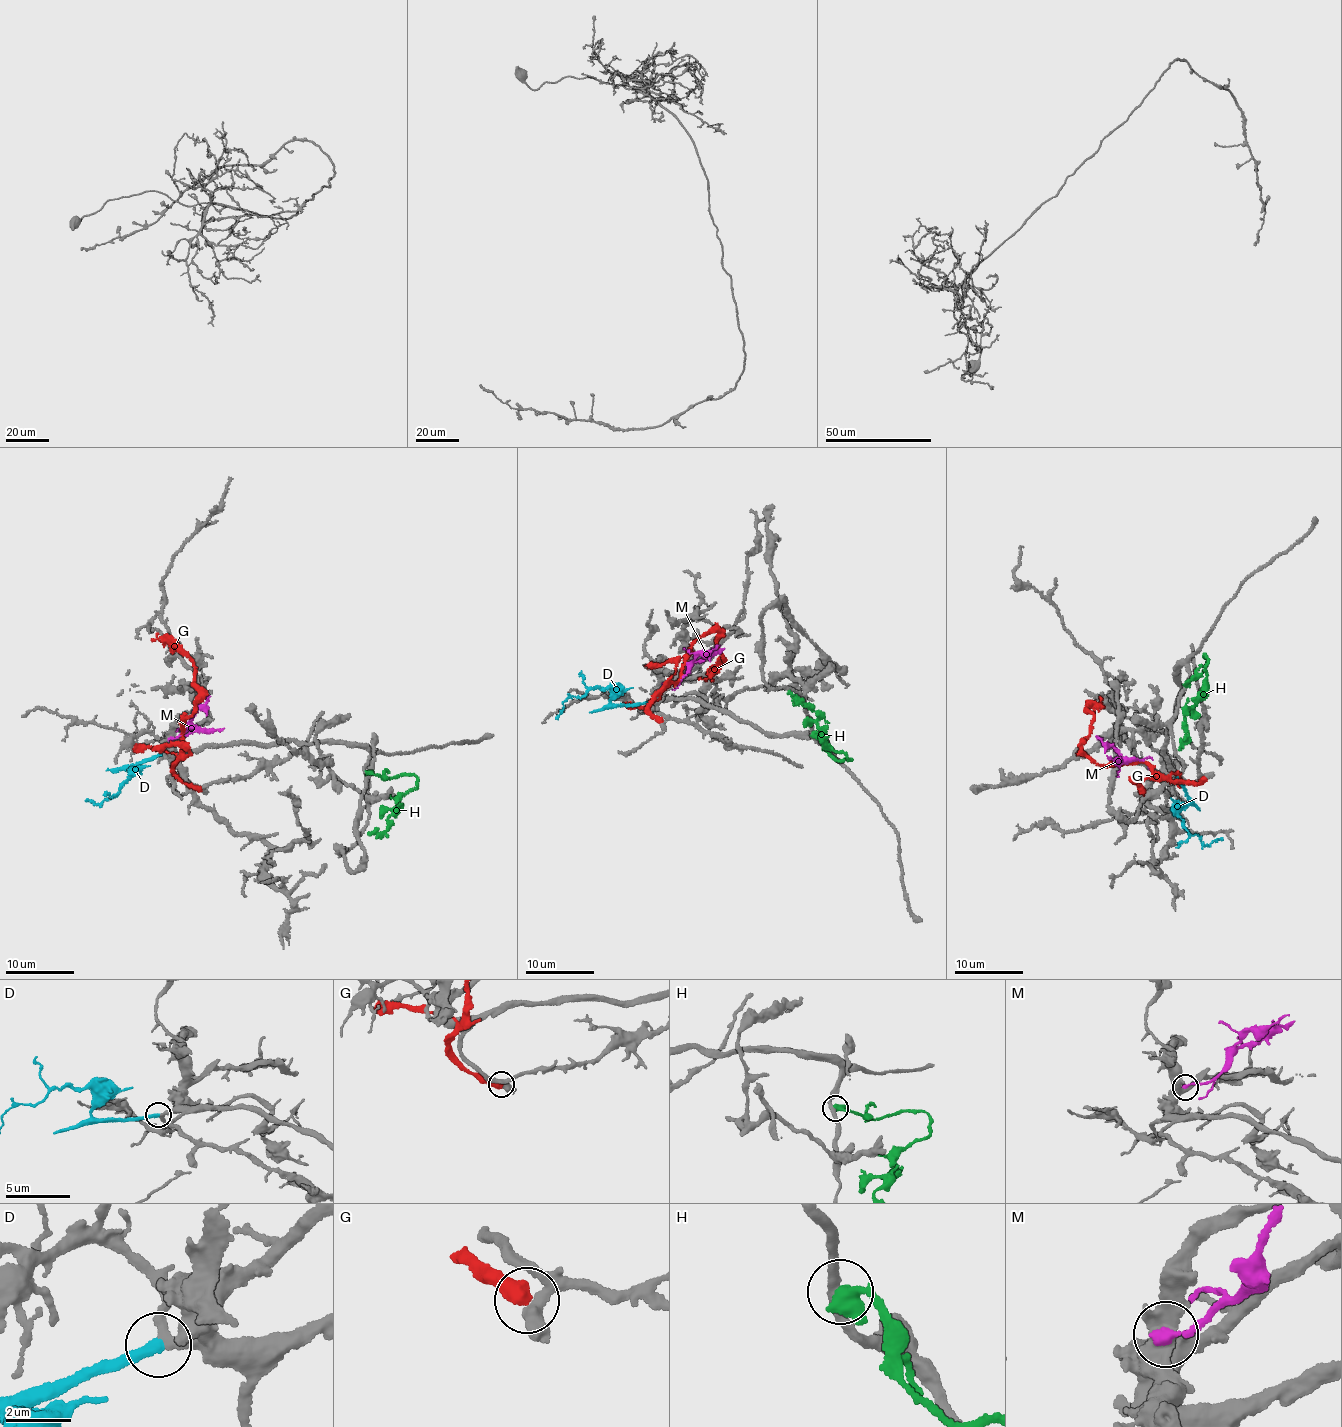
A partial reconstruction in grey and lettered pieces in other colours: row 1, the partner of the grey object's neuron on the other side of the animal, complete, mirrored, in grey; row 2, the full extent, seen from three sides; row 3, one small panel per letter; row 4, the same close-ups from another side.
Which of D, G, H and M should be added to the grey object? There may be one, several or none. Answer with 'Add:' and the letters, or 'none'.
Add: D

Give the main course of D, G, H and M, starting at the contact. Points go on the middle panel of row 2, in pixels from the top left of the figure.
D: (645, 703), (620, 706), (610, 702), (609, 688), (598, 686), (580, 697), (566, 698), (555, 718)
G: (662, 722), (648, 710), (650, 701), (679, 680), (694, 642), (716, 630), (726, 662), (698, 680)
H: (813, 732), (821, 736), (823, 746), (838, 760), (850, 758), (823, 744), (818, 717), (807, 705), (787, 693)
M: (666, 683), (681, 679), (696, 656), (720, 645)

